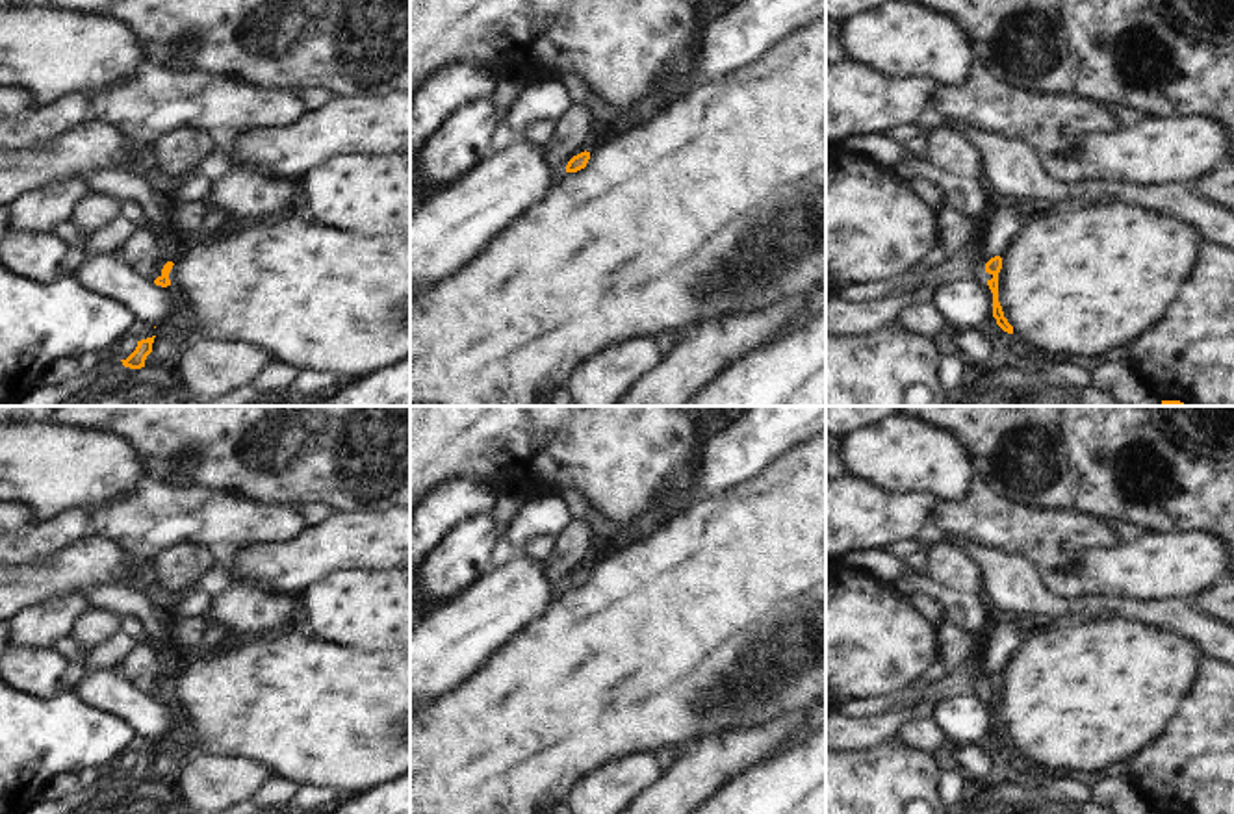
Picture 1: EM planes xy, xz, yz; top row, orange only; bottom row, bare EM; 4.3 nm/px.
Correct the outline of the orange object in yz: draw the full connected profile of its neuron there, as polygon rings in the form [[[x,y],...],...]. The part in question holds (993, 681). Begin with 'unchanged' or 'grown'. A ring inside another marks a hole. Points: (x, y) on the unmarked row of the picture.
grown | [[[995,617],[989,625],[989,645],[982,656],[987,675],[985,688],[993,692],[987,695],[987,701],[993,708],[993,732],[996,734],[996,740],[1008,749],[1013,749],[1013,742],[1004,732],[1002,721],[998,718],[998,688],[1002,684],[1000,671],[1006,668],[1013,651],[1021,645],[1021,640],[1022,632],[1019,630],[1015,619]]]

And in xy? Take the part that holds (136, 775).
unchanged | [[[156,751],[137,757],[135,766],[126,775],[121,775],[122,781],[130,784],[145,782],[145,775],[152,768],[154,753]]]

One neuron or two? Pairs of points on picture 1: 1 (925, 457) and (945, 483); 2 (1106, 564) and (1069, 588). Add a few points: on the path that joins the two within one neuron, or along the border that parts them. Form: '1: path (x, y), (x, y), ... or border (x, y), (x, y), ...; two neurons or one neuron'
1: path (930, 462), (945, 477); one neuron
2: border (1069, 572), (1093, 592); two neurons

